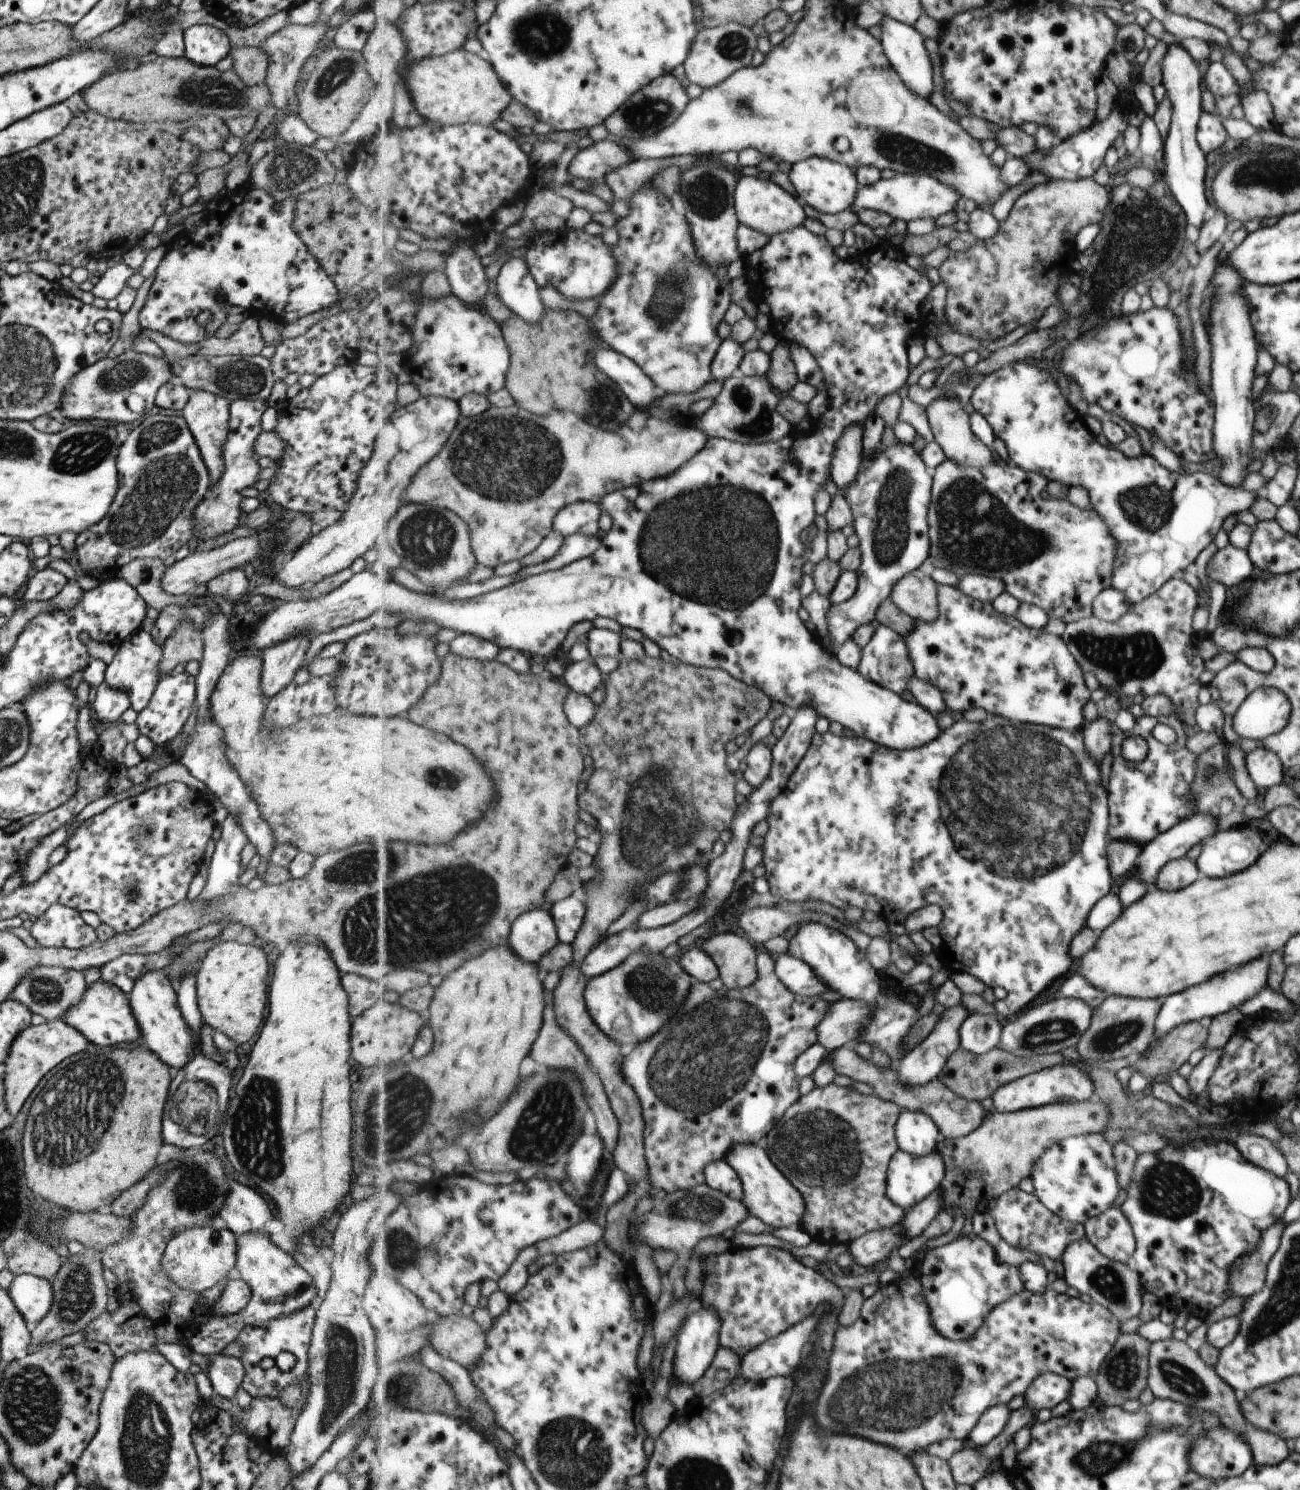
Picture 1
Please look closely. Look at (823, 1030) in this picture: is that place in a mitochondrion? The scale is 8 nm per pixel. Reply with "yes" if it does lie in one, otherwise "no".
no

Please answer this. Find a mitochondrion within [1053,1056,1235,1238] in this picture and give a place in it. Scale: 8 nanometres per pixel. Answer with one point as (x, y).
(1167, 1188)

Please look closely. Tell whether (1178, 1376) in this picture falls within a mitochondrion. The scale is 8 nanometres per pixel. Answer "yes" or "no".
yes

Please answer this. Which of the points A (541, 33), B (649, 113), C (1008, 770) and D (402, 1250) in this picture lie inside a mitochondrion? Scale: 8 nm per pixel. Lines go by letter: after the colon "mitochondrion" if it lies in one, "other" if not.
A: mitochondrion
B: mitochondrion
C: mitochondrion
D: mitochondrion

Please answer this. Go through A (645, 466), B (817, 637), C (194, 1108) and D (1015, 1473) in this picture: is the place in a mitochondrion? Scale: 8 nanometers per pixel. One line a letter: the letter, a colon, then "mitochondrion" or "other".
A: other
B: other
C: mitochondrion
D: other

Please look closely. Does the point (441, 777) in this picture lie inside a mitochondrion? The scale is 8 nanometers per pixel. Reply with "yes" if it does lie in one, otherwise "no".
yes

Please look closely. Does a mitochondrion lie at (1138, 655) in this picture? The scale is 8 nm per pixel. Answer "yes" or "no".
yes

